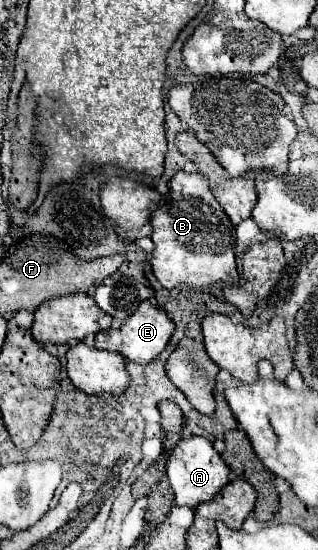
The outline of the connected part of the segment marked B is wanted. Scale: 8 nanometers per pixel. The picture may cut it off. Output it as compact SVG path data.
M177 171L173 175L173 179L169 181L169 191L163 197L165 203L159 203L157 211L151 215L151 225L153 225L153 233L151 239L155 243L155 249L151 253L151 269L157 277L157 281L165 287L165 289L173 289L181 283L187 283L189 287L203 287L203 285L211 285L217 281L225 281L225 283L237 283L239 281L239 273L237 273L237 265L235 265L235 227L229 221L229 217L223 213L221 205L215 201L211 189L209 189L209 181L205 181L205 177L201 177L201 173L185 173L185 171Z

